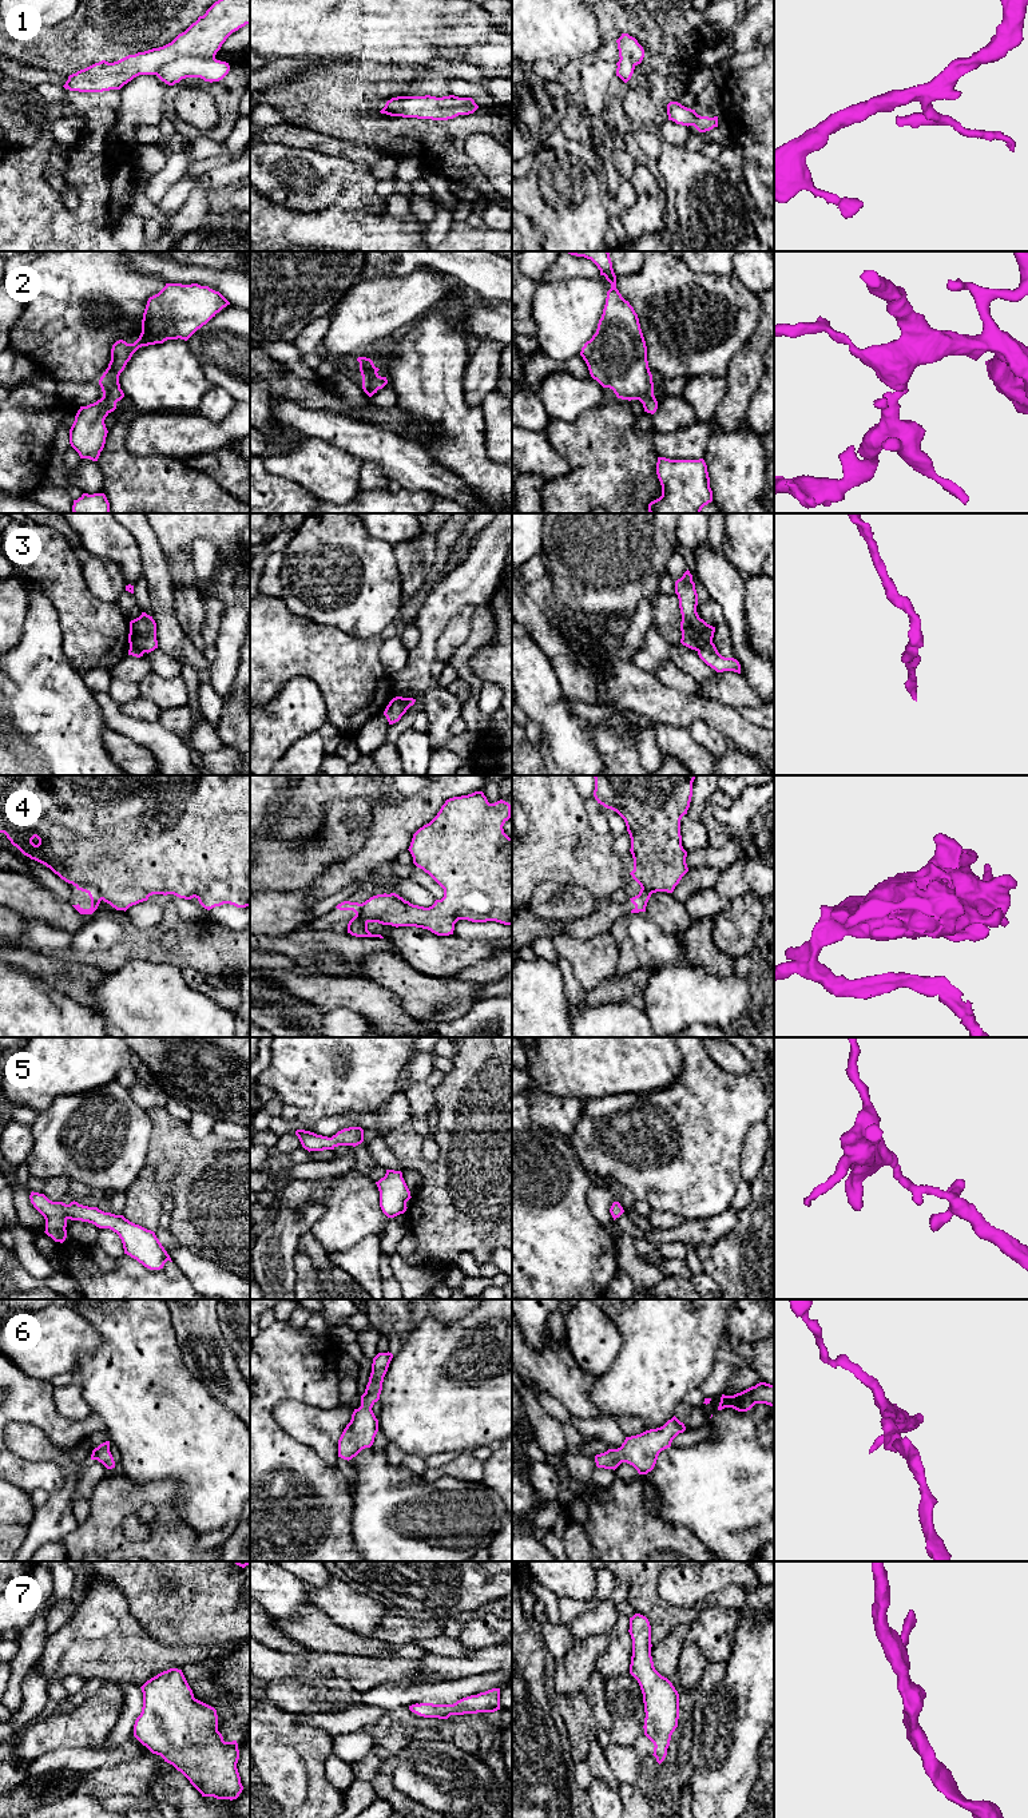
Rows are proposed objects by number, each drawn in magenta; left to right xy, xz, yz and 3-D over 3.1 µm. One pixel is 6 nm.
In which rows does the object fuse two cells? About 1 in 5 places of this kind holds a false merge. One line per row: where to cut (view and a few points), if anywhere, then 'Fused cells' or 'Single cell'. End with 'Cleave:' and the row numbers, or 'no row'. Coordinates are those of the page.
1: No split. Single cell
2: No split. Single cell
3: Split along yz (711, 640), (697, 650). Fused cells
4: Split along xy (72, 882), (91, 884), (102, 898). Fused cells
5: No split. Single cell
6: No split. Single cell
7: No split. Single cell
Cleave: 3, 4

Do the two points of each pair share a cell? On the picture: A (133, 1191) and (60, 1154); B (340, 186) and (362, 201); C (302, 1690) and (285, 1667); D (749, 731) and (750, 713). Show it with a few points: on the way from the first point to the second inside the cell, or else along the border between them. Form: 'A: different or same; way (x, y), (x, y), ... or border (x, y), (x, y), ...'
A: different; border (142, 1169), (139, 1175), (124, 1190)
B: same; way (345, 186), (357, 195)
C: different; border (325, 1678), (272, 1679), (268, 1682)
D: different; border (738, 710), (746, 719), (759, 726)

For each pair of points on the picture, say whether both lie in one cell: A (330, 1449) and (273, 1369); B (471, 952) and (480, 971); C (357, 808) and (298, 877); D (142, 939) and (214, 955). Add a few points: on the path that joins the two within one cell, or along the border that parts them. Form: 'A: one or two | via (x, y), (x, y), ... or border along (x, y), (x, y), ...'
A: two | border along (326, 1408), (282, 1400), (274, 1408), (272, 1416)
B: two | border along (497, 953), (464, 967), (453, 976)
C: one | via (337, 817), (334, 820), (334, 840), (317, 857)
D: one | via (159, 953), (197, 955)

